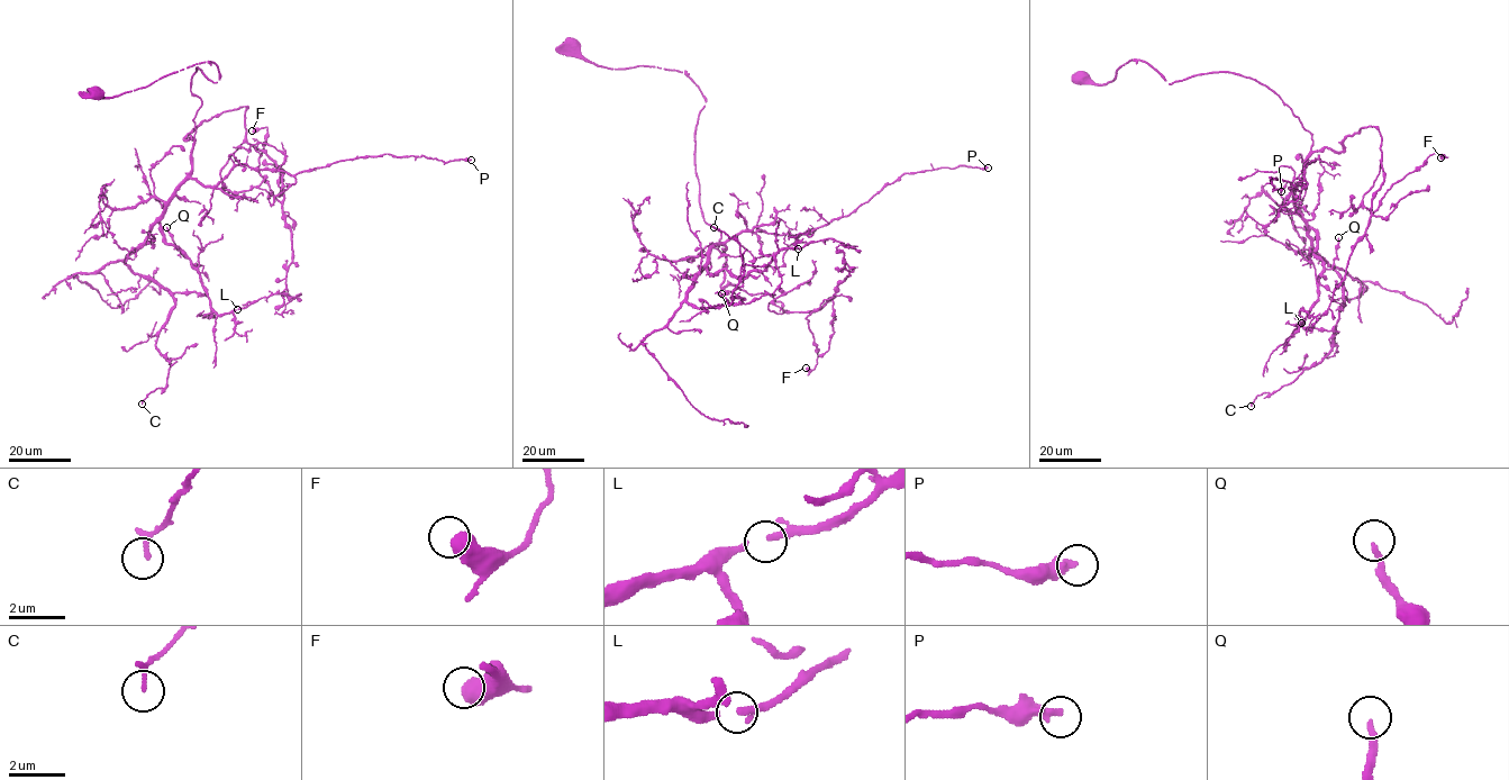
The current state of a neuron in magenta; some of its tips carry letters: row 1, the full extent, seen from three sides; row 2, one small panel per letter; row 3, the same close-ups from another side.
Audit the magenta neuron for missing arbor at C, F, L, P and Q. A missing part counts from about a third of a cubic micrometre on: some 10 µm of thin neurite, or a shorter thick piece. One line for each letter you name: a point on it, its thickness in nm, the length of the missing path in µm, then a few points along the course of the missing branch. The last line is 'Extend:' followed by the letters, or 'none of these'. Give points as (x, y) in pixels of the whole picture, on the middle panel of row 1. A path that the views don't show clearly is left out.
Extend: none of these

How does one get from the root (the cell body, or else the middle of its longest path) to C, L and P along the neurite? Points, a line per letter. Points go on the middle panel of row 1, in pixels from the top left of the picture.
C: (573, 45), (703, 96), (700, 208), (727, 247), (698, 308), (745, 299), (714, 227)
L: (573, 45), (612, 70), (684, 71), (703, 96), (694, 165), (721, 287), (815, 313), (852, 247), (798, 248)
P: (573, 45), (699, 88), (700, 208), (725, 255), (744, 230), (850, 215), (905, 173), (988, 168)

